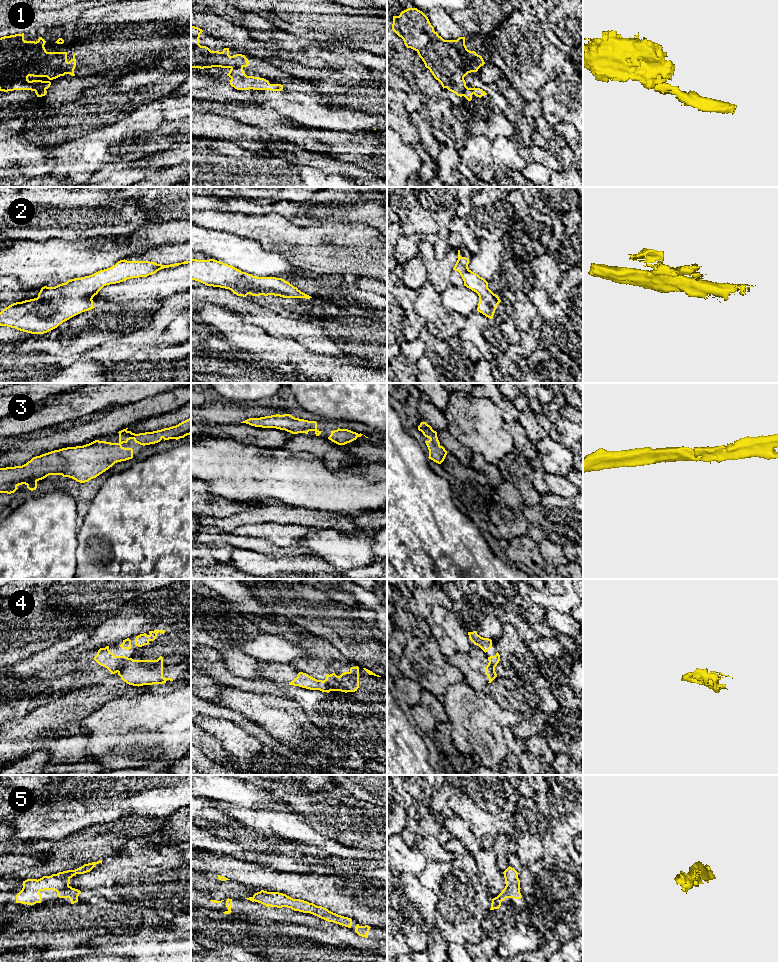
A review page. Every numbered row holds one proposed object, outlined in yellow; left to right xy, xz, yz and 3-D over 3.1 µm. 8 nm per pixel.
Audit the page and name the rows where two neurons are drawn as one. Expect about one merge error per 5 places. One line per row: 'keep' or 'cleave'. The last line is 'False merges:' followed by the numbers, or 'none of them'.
1: cleave
2: keep
3: keep
4: cleave
5: keep
False merges: 1, 4

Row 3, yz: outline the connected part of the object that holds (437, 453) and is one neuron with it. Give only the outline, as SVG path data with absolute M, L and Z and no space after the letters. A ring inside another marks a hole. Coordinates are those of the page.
M421 422L418 426L418 430L421 431L425 437L430 439L429 441L425 441L429 450L428 458L438 464L441 464L447 455L447 451L440 445L437 432L434 431L426 422Z

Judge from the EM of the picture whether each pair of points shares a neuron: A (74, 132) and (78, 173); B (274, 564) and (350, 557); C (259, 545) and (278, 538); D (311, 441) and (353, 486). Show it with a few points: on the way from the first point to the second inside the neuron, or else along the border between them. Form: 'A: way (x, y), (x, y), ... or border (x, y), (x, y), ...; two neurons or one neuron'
A: border (87, 132), (55, 146); two neurons
B: border (304, 555), (317, 556), (336, 568); two neurons
C: border (247, 536), (269, 539), (276, 546); two neurons
D: border (318, 457), (333, 470), (347, 470), (349, 472); two neurons

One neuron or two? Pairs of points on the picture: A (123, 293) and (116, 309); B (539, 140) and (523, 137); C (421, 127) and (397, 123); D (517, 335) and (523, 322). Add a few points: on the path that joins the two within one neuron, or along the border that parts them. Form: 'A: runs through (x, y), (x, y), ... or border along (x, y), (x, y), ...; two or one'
A: border along (110, 302), (127, 304); two
B: border along (530, 132), (532, 143); two
C: border along (409, 114), (412, 125), (419, 136), (419, 142); two
D: border along (510, 317), (524, 331); two

